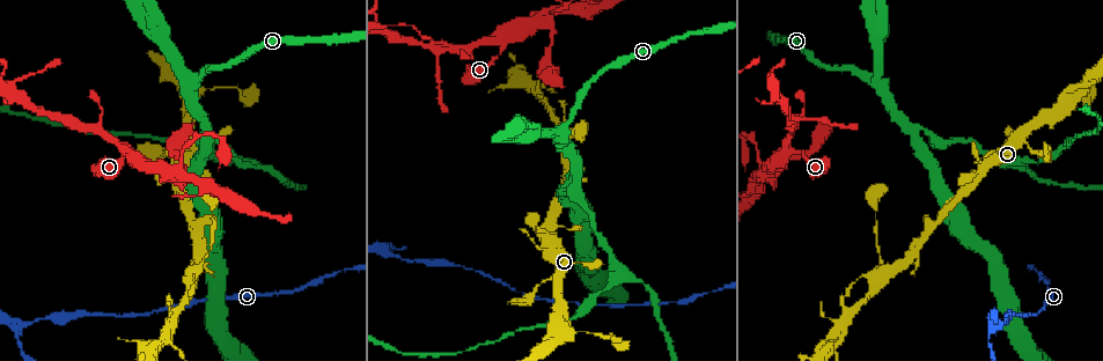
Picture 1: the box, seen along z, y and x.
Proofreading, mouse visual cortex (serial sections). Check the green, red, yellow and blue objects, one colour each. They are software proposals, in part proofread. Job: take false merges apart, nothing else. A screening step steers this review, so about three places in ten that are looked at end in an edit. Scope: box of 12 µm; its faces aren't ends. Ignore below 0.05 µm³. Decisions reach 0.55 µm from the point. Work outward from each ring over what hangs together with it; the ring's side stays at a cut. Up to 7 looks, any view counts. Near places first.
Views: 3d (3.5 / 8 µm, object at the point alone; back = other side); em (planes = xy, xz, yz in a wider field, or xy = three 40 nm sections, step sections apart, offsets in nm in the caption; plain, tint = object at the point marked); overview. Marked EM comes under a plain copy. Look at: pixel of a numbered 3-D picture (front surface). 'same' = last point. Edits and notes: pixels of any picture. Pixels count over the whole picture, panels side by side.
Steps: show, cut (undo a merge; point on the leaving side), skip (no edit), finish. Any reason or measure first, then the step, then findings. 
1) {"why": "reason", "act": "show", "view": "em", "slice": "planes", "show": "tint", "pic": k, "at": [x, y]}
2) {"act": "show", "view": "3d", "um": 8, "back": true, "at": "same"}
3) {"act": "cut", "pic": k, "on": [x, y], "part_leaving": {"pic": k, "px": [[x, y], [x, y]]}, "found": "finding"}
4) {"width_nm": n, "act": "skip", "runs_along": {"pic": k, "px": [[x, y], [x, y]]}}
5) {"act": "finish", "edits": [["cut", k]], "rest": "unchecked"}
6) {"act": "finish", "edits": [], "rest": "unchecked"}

{"act": "show", "view": "3d", "um": 3.5, "pic": 1, "at": [385, 252]}

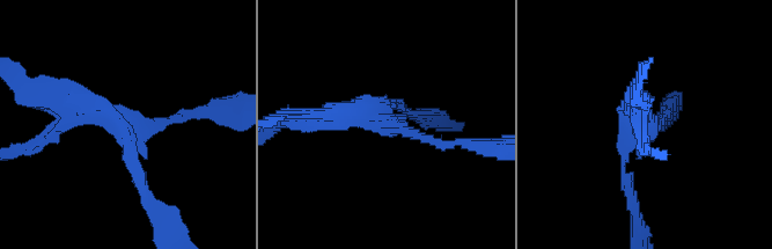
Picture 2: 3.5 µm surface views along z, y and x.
{"act": "show", "view": "em", "slice": "xy", "step": 3, "show": "tint", "pic": 2, "at": [125, 131]}

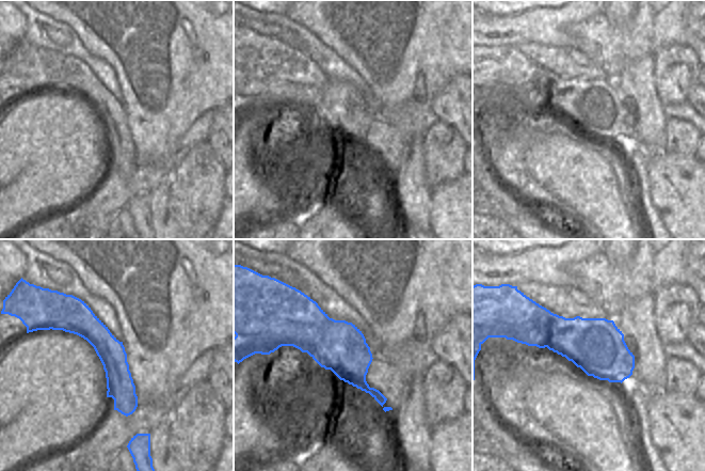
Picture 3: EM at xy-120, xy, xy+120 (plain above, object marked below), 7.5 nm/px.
{"why": "cut it another way", "act": "show", "view": "em", "slice": "xy", "step": 1, "show": "tint", "at": "same"}

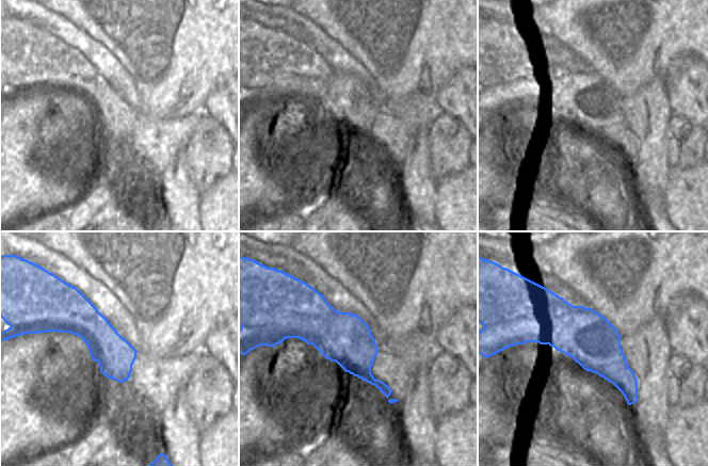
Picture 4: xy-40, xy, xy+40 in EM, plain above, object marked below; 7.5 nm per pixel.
{"act": "cut", "pic": 2, "on": [137, 181], "found": "two cells meet here"}

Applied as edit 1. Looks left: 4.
{"why": "three-way junction", "act": "show", "view": "3d", "um": 8, "pic": 1, "at": [789, 149]}

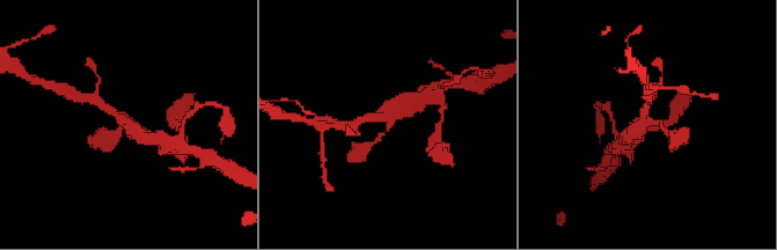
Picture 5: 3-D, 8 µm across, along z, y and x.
{"act": "show", "view": "3d", "um": 3.5, "pic": 5, "at": [126, 120]}

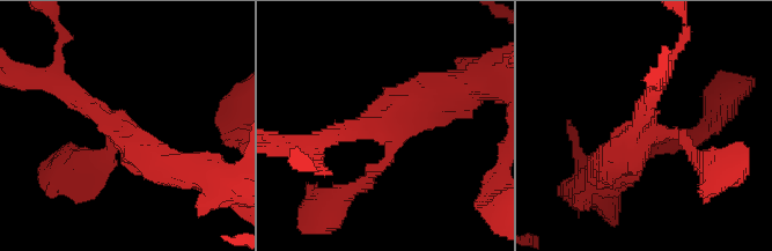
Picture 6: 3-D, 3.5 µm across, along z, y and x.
{"act": "show", "view": "em", "slice": "xy", "step": 2, "show": "tint", "pic": 6, "at": [131, 131]}

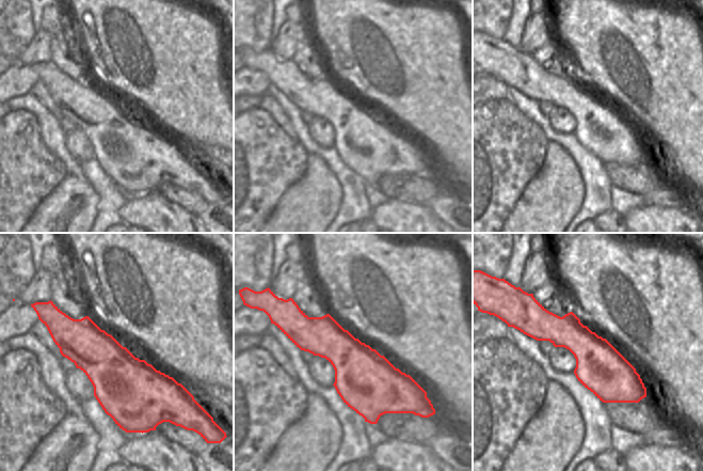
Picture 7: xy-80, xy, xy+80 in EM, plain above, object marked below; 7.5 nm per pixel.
{"arm_widths_nm": [200, 250, 450], "act": "skip", "runs_along": {"pic": 6, "px": [[351, 191], [436, 90]]}, "found": "all the same cell"}

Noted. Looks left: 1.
{"act": "finish", "edits": [["cut", 2]], "rest": "unchecked"}

